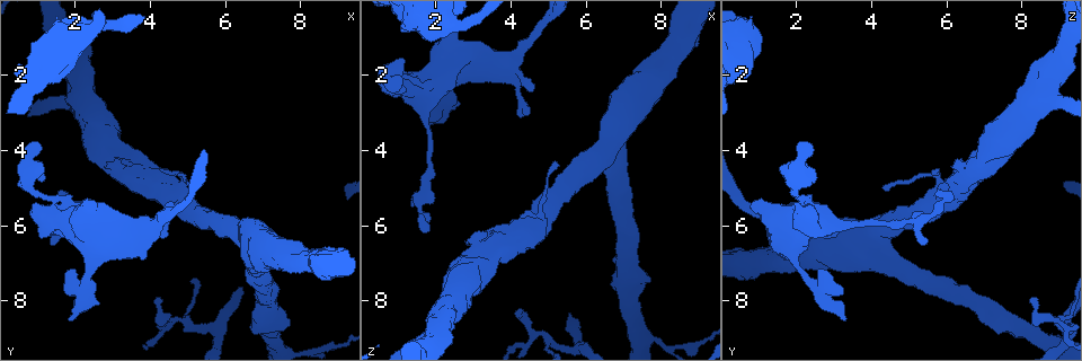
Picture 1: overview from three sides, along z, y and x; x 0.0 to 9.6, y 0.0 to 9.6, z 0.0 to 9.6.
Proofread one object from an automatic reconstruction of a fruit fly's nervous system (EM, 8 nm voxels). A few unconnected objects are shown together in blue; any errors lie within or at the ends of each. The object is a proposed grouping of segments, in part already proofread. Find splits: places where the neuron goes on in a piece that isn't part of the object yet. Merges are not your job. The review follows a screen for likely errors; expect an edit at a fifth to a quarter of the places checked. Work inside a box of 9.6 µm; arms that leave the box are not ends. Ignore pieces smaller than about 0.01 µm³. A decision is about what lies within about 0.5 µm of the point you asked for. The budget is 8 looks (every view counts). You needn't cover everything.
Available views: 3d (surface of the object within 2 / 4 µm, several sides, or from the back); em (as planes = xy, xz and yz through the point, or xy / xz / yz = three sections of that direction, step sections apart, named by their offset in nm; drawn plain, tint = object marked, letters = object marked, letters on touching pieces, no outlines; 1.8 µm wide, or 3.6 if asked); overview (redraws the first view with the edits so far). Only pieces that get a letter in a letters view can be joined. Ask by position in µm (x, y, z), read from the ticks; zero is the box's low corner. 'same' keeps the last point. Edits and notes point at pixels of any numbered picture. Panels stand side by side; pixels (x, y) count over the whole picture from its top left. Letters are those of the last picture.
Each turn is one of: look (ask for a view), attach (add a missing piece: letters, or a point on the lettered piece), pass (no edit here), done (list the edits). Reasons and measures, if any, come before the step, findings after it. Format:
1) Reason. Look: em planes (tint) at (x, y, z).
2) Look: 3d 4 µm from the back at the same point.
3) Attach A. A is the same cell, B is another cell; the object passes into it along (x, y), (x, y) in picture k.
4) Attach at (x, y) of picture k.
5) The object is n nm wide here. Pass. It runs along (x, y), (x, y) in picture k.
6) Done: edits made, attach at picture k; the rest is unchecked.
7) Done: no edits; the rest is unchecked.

Thin end. Look: em planes (letters) at (4.25, 7.85, 8.30).

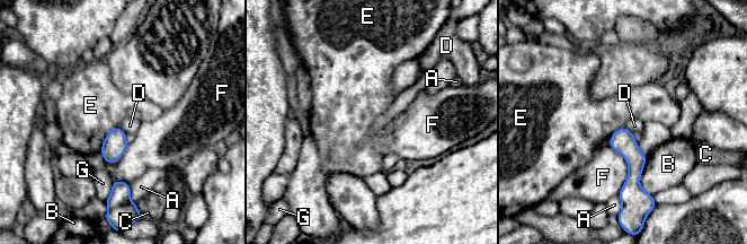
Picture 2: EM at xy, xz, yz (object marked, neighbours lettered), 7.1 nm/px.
The object is 160 nm wide here. Pass. A, B, C, D, E, F and G are other cells; a border runs along (118, 125), (106, 134), (99, 151) in picture 2; no lettered piece goes on from it.

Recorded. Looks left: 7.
Free end. Look: 3d 2 µm at (1.55, 5.20, 5.65).

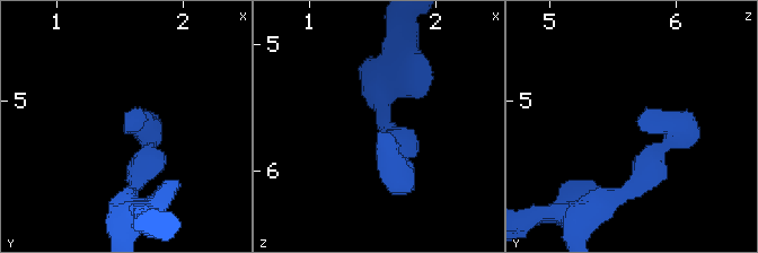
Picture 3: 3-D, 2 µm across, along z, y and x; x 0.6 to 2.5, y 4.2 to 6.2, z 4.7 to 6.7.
Now the EM. Look: em yz step 16 (letters) at (1.56, 5.16, 5.70).

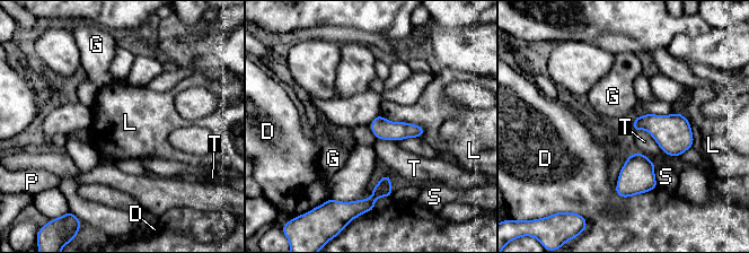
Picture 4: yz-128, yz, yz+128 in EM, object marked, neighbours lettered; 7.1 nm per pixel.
Look: em planes (letters) at the same point.

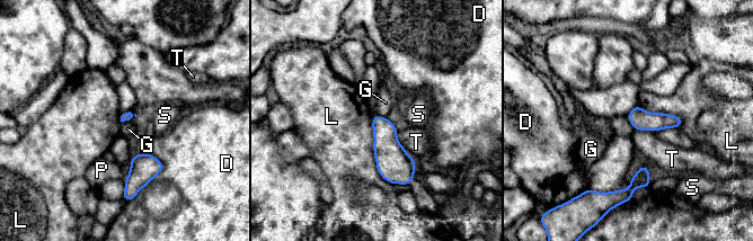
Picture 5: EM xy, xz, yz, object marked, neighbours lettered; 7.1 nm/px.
Pass. D, G, L, P, S and T are other cells; a border runs along (134, 113), (129, 119), (121, 122) in picture 5; no lettered piece goes on from it.

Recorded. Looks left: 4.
Branch stops here. Look: 3d 4 µm at (1.75, 7.20, 2.80).

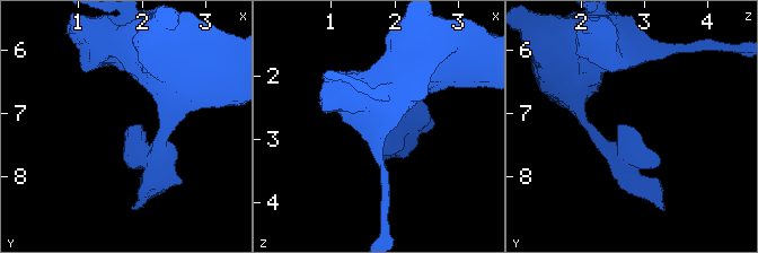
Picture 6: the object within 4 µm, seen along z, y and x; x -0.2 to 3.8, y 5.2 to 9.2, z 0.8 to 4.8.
Need the tissue. Look: em 3.6 µm xz step 16 (tint) at (1.75, 7.20, 2.75).

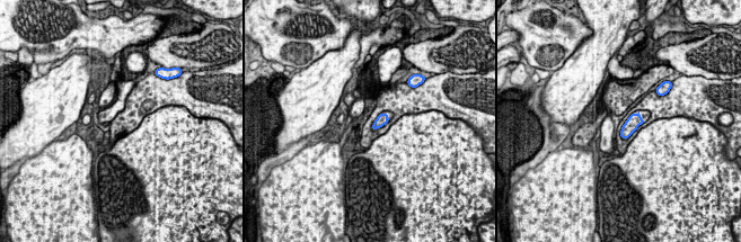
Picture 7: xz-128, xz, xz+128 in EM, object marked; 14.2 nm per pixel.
Look: em 3.6 µm xz step 16 (letters) at the same point.

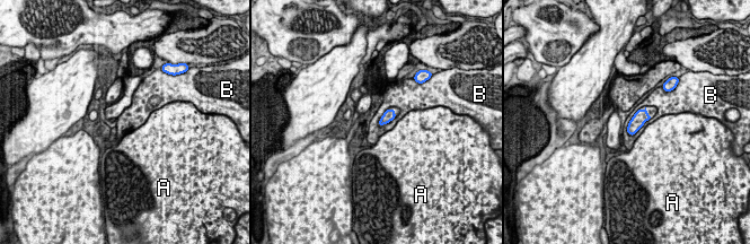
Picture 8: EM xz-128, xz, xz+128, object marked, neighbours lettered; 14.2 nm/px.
The object is 140 nm wide here. Pass. A and B are other cells; a border runs along (652, 118), (633, 134), (627, 133) in picture 8; none of them fits.

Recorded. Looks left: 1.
Done: no edits; the rest is unchecked.

